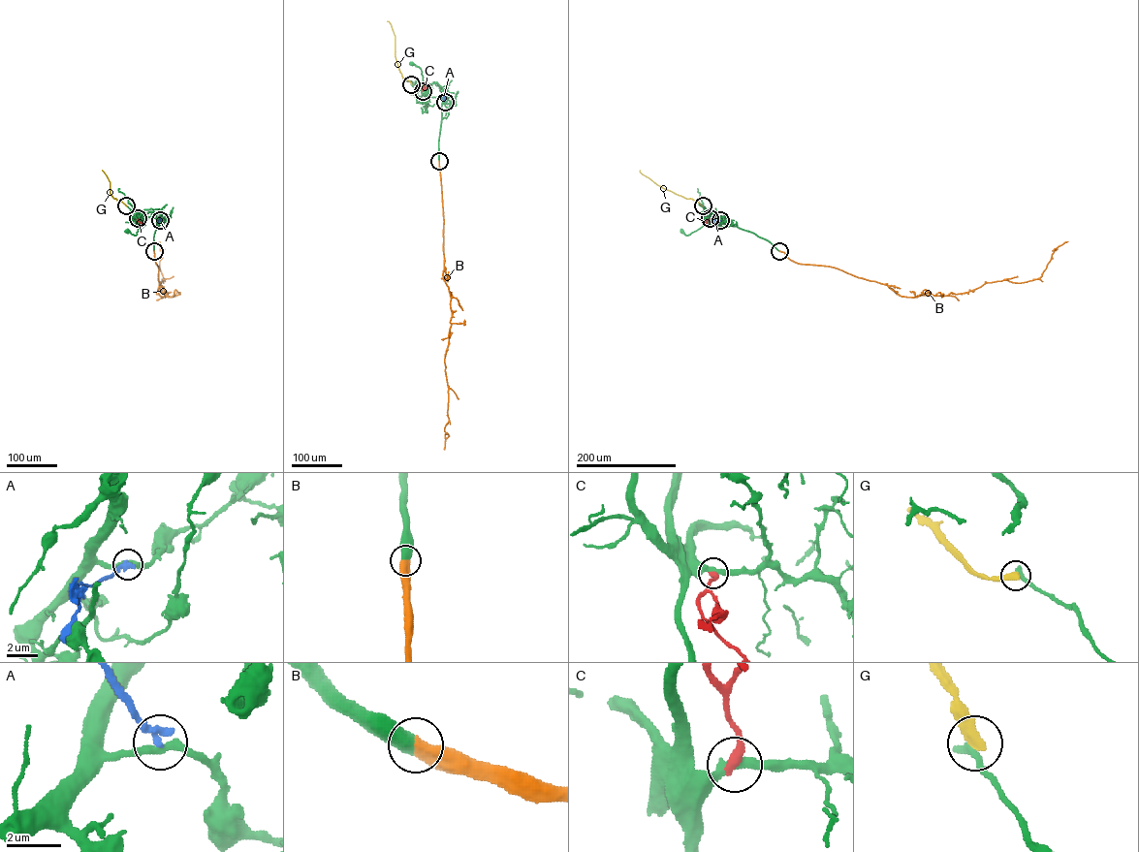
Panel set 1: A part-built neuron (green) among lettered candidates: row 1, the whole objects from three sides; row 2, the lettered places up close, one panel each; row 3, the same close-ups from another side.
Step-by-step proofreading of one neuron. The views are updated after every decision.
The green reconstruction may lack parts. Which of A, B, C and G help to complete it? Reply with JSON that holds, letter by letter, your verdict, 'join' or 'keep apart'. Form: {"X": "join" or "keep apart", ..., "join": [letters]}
{"A": "keep apart", "B": "join", "C": "keep apart", "G": "keep apart", "join": ["B"]}

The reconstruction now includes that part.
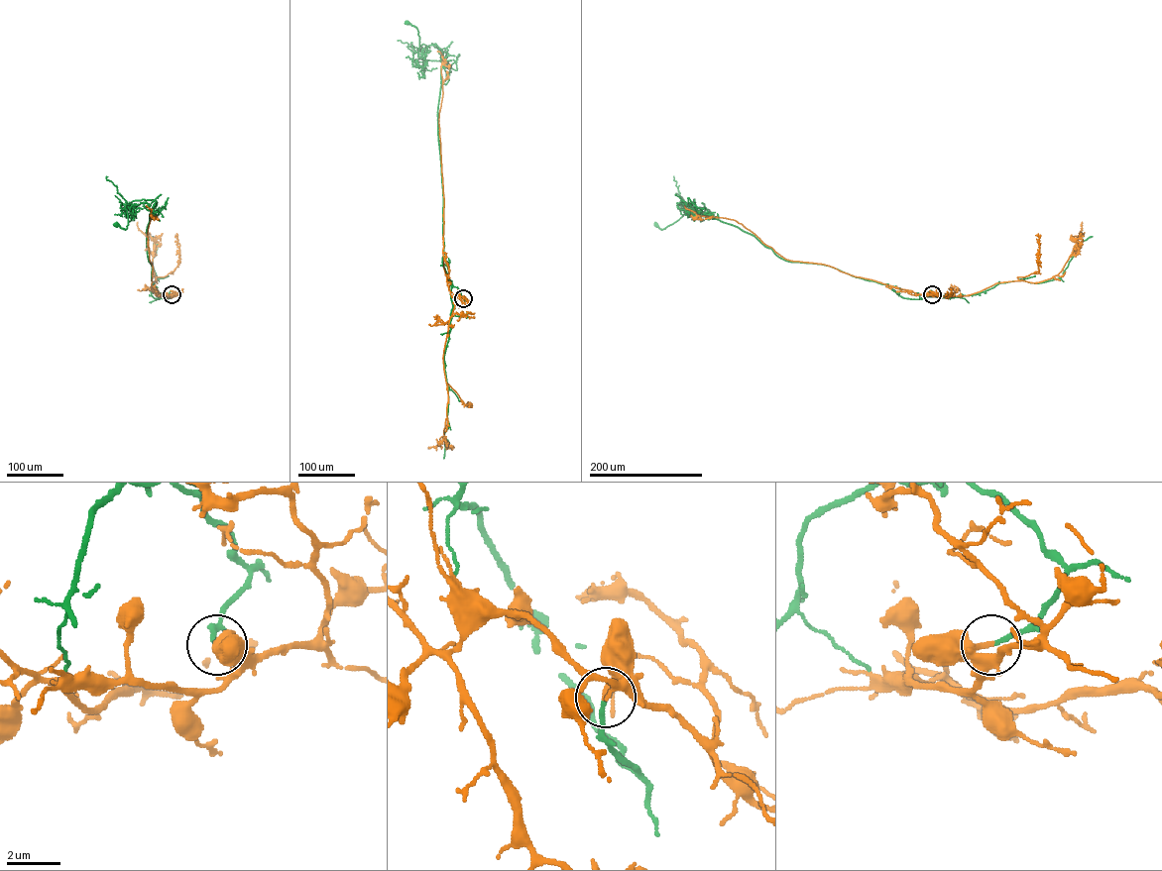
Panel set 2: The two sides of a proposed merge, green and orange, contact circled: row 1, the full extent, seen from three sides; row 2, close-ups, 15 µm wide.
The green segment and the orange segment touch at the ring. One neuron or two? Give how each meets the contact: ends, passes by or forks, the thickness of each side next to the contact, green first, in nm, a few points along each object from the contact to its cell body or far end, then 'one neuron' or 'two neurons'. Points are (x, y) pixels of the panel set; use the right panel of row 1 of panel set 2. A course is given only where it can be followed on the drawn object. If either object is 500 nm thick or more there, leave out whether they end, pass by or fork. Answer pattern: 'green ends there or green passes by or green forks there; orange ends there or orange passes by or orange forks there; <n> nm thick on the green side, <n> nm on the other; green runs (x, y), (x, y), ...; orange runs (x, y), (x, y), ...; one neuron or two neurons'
green ends there; orange ends there; 150 nm thick on the green side, 220 nm on the other; green runs (932, 294), (904, 298), (830, 267), (787, 261), (754, 236), (703, 216), (694, 199), (671, 224), (655, 224); orange runs (932, 294), (917, 293), (822, 264), (787, 260), (736, 221), (699, 215), (684, 205); two neurons

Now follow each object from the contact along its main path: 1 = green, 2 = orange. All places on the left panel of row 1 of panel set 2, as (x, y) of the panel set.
1: (172, 294), (163, 299), (151, 295), (146, 231), (157, 201), (131, 202), (127, 228), (115, 224)
2: (172, 294), (157, 294), (152, 288), (147, 235), (151, 210), (146, 205)

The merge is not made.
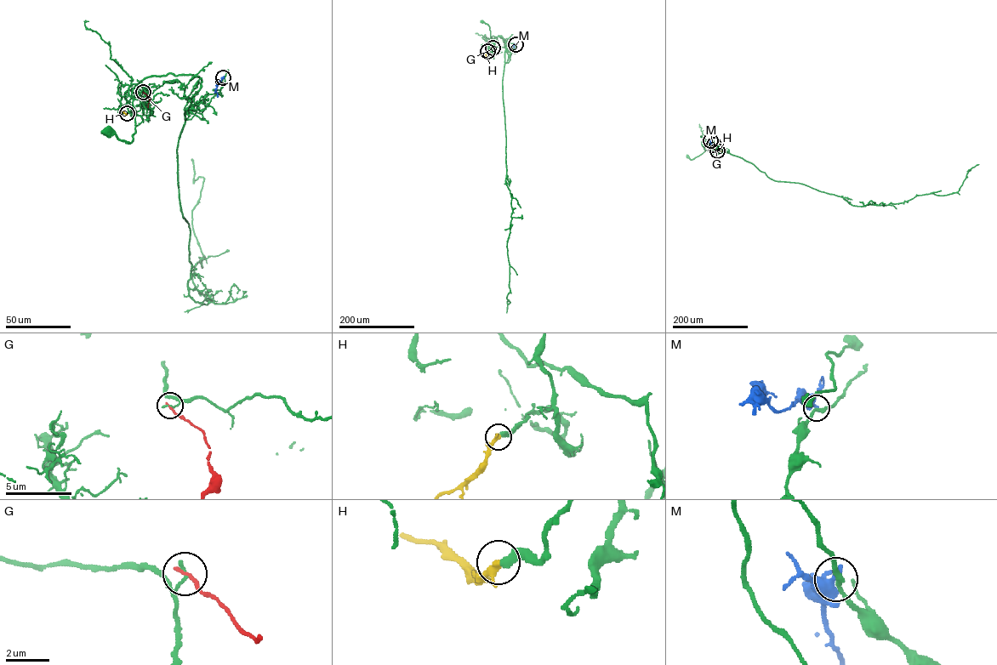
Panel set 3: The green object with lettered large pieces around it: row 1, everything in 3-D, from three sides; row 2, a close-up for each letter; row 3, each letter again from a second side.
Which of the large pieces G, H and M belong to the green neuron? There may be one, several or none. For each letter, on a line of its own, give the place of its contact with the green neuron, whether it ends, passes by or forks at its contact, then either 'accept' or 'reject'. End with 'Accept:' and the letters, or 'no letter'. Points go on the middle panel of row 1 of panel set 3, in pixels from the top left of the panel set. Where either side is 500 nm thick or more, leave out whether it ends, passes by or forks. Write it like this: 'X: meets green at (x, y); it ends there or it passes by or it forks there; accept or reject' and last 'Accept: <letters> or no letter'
G: meets green at (492, 48); it ends there; reject
H: meets green at (487, 51); it passes by; accept
M: meets green at (515, 44); it passes by; reject
Accept: H

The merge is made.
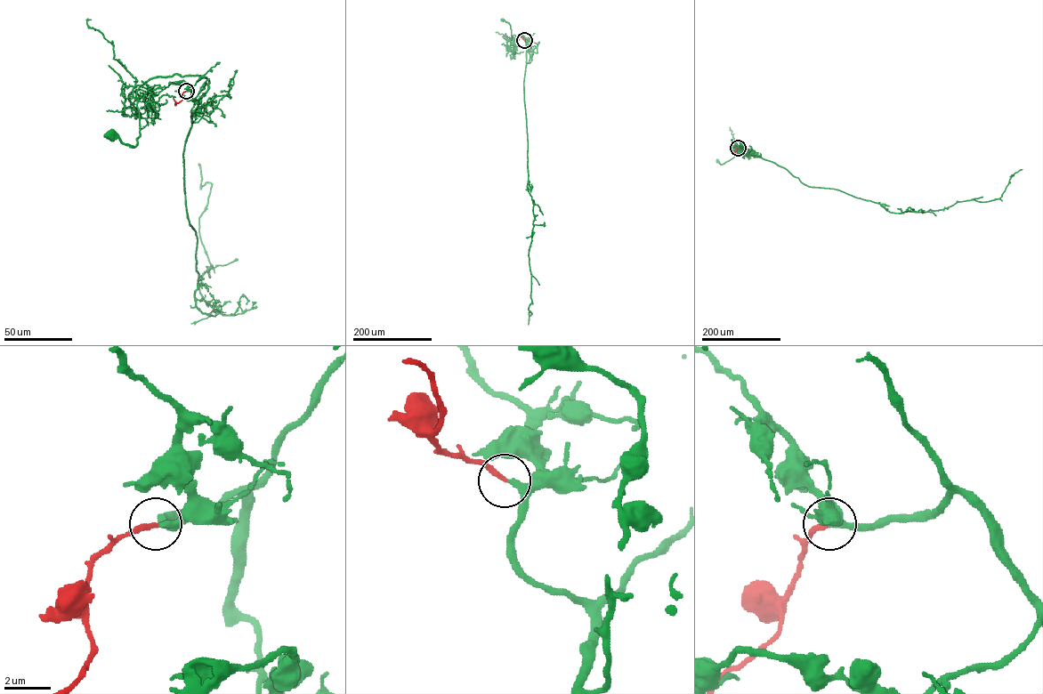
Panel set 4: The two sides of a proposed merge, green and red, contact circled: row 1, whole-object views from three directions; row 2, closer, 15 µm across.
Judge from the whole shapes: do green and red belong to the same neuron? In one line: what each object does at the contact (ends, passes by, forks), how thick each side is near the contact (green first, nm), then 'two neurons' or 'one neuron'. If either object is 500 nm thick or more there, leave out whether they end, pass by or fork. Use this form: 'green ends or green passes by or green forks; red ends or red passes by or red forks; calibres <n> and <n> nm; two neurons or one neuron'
green passes by; red ends; calibres 200 and 220 nm; one neuron

